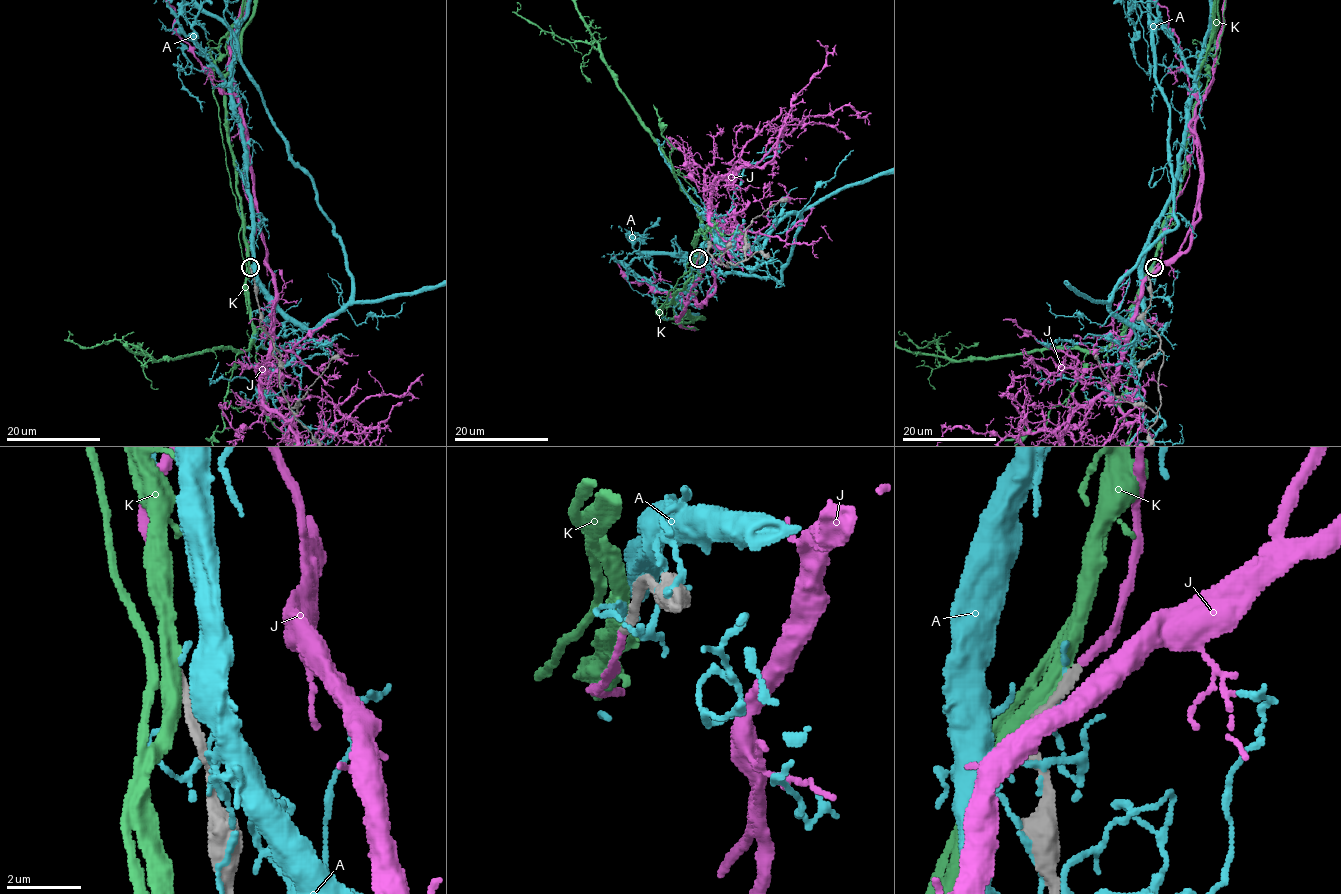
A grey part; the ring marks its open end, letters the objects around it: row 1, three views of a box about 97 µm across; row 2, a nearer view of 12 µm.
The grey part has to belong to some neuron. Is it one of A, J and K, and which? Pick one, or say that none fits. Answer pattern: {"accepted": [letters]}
{"accepted": ["J"]}

